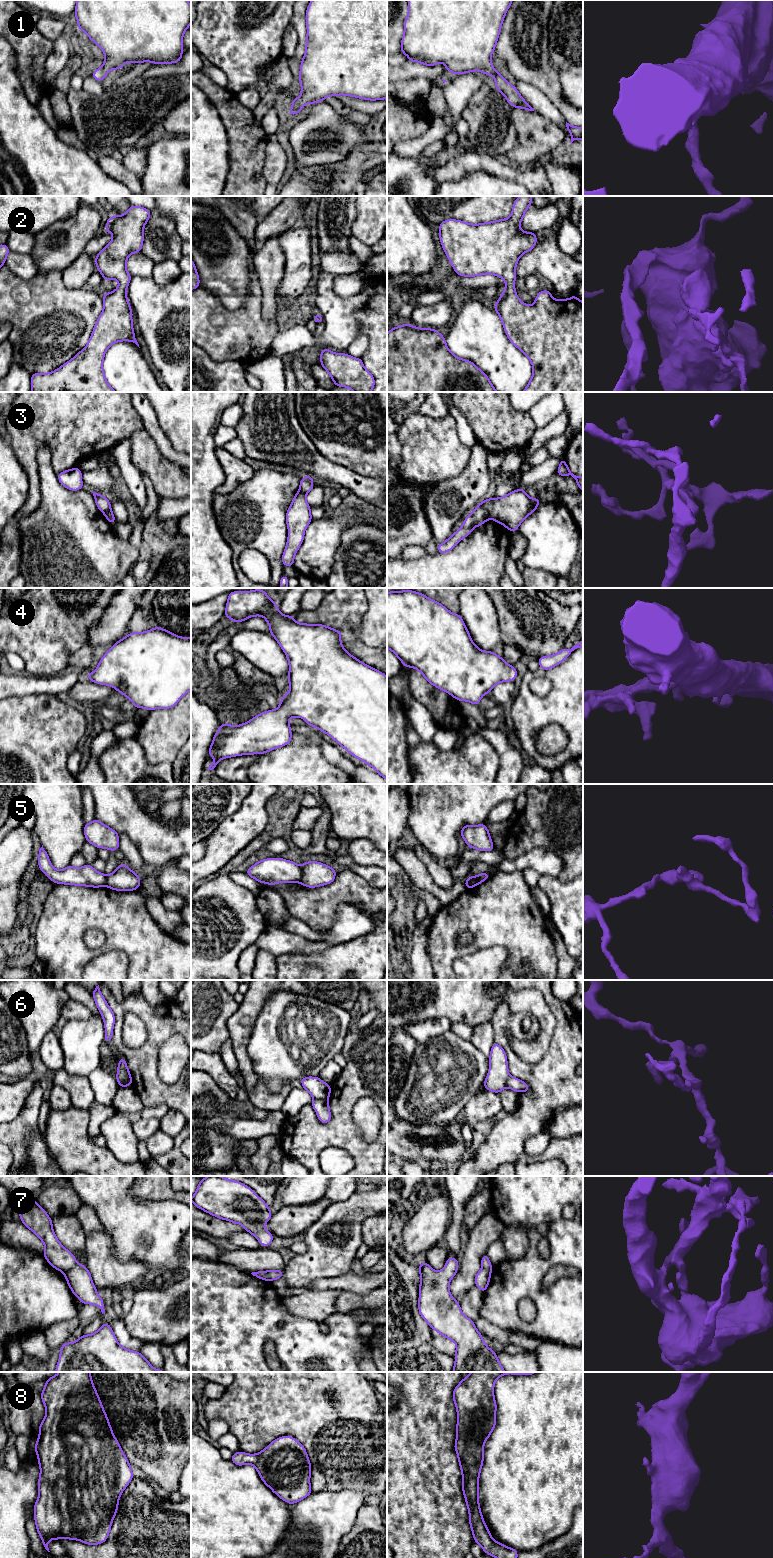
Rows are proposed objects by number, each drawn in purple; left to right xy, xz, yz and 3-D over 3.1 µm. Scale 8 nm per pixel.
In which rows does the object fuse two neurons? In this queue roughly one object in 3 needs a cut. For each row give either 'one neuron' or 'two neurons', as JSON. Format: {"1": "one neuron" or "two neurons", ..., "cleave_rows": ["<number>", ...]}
{"1": "one neuron", "2": "one neuron", "3": "two neurons", "4": "one neuron", "5": "two neurons", "6": "two neurons", "7": "two neurons", "8": "one neuron", "cleave_rows": ["3", "5", "6", "7"]}

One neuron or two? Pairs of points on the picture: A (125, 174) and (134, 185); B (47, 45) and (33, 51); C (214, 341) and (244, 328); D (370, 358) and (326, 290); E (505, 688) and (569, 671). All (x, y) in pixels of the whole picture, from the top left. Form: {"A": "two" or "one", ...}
{"A": "one", "B": "one", "C": "one", "D": "one", "E": "two"}

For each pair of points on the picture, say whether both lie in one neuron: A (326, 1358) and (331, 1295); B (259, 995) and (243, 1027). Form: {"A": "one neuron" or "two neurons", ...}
{"A": "two neurons", "B": "one neuron"}

